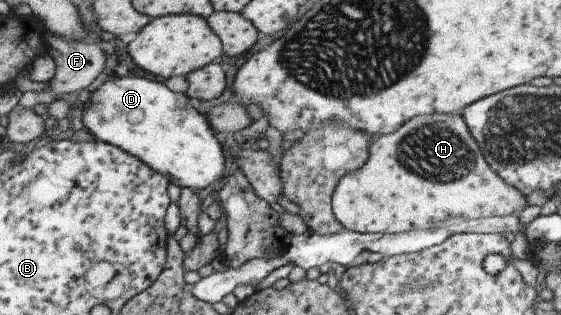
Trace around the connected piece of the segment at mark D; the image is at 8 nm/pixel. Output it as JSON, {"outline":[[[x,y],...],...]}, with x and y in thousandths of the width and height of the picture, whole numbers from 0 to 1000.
{"outline":[[[201,238],[162,295],[155,330],[144,346],[146,387],[169,441],[216,467],[223,483],[250,502],[273,540],[294,552],[305,581],[323,600],[333,594],[349,606],[355,597],[369,597],[401,546],[401,476],[367,365],[351,356],[337,314],[333,298],[301,286],[292,260],[255,241]]]}

